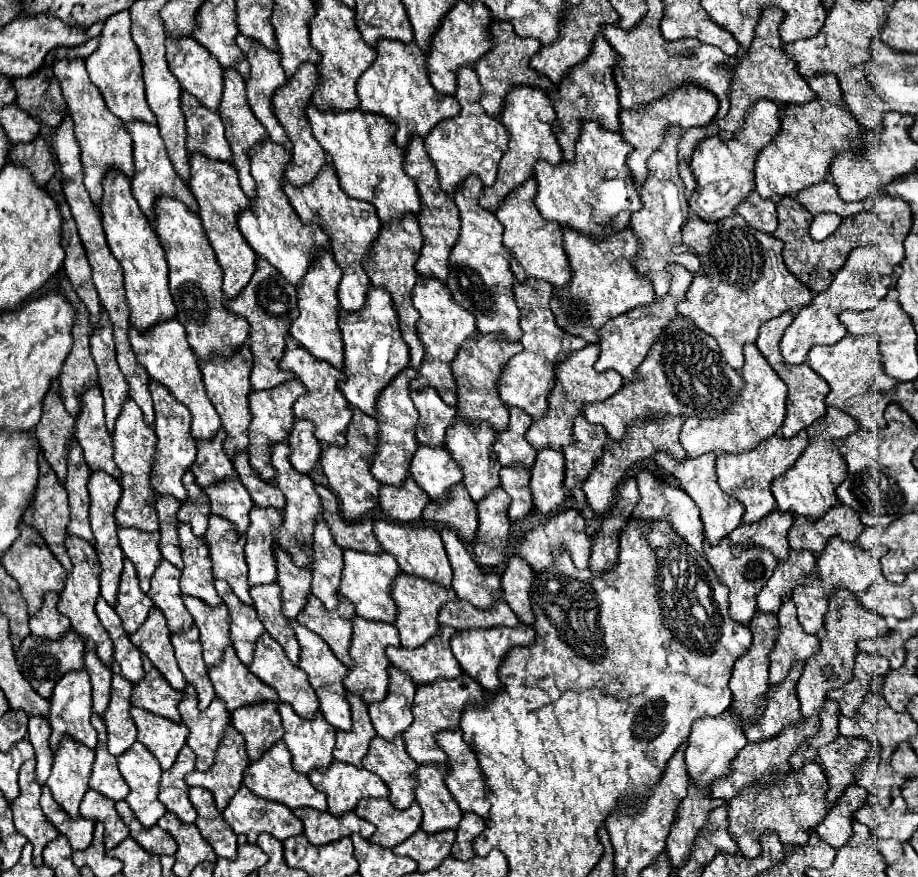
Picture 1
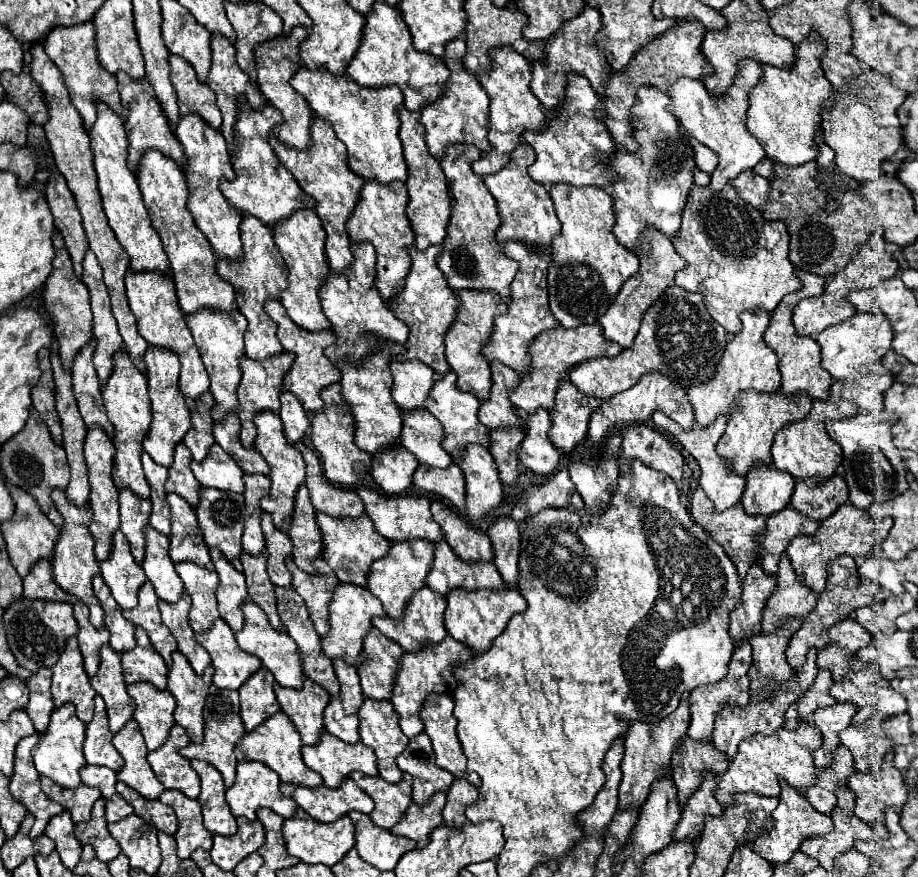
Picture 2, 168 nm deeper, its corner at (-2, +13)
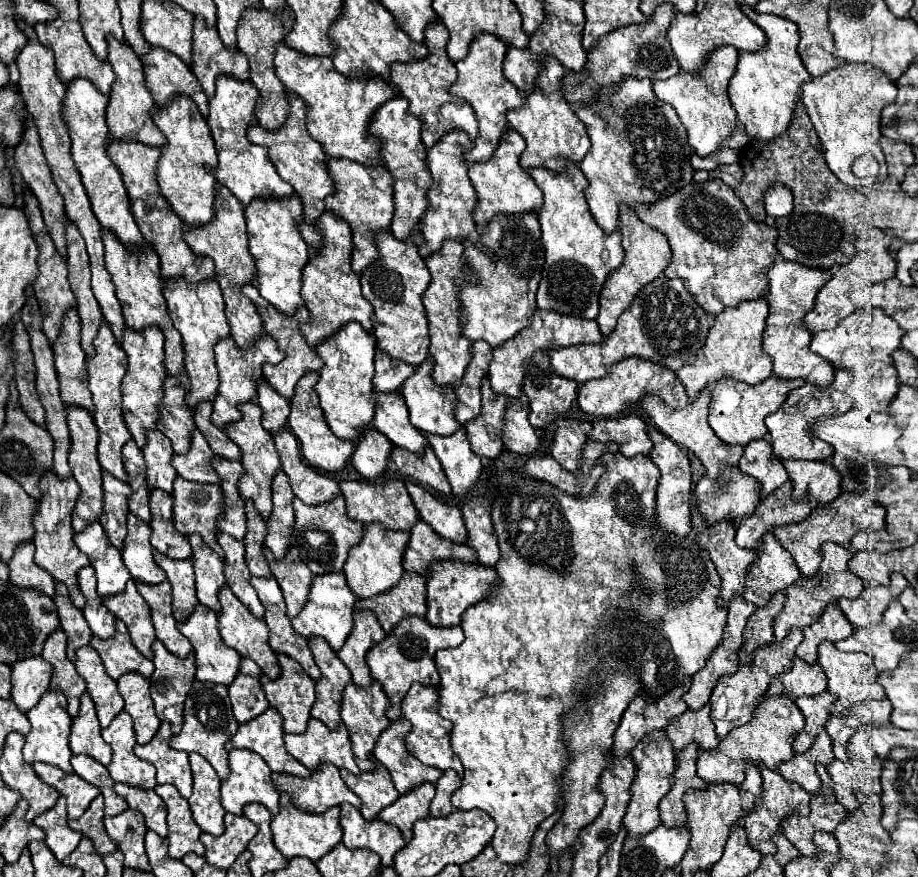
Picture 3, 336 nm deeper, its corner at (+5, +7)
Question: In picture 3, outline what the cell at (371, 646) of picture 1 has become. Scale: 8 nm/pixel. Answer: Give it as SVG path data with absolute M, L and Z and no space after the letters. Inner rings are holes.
M323 574L323 576L315 576L313 586L311 586L311 594L309 594L309 602L305 604L305 608L301 610L301 614L293 620L293 628L305 638L309 640L311 636L319 636L323 638L335 652L339 652L339 648L343 646L343 642L347 640L347 636L353 630L353 608L355 608L355 594L351 594L351 588L347 586L343 574Z

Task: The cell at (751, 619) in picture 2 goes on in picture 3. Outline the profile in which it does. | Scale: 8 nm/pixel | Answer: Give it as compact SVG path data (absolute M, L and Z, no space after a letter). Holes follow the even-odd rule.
M719 522L705 528L697 540L711 554L711 560L723 580L719 608L729 608L731 598L743 596L743 590L747 590L747 572L755 564L757 552L739 548L735 544L735 526L729 522Z

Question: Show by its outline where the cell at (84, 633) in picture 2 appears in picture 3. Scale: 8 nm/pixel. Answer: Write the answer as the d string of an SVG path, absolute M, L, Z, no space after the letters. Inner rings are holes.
M57 582L55 586L55 604L57 604L57 612L59 612L59 620L61 620L61 628L67 634L67 658L71 662L75 662L75 652L81 646L87 646L93 638L91 628L87 626L83 612L77 610L71 604L69 592L65 592L65 586Z

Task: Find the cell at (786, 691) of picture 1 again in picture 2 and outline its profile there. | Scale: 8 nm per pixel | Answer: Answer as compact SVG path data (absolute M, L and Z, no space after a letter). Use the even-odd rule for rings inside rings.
M788 616L774 634L758 632L750 636L752 666L748 670L748 678L752 686L752 700L762 700L766 692L772 692L782 680L788 680L794 674L790 664L786 664L784 652L800 622L802 620L796 616Z

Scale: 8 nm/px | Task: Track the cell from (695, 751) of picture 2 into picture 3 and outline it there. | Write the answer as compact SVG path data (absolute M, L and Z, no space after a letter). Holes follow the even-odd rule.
M709 704L697 712L687 710L679 718L675 718L671 726L665 728L665 732L667 732L667 738L671 740L675 754L679 754L689 744L697 744L699 752L715 750L715 746L719 744L715 736L715 726L709 718Z

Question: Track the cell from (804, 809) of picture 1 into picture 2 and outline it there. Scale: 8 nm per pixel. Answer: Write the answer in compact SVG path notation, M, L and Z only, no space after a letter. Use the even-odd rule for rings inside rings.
M798 718L796 730L778 728L770 736L754 734L754 736L742 740L742 744L738 744L736 756L730 760L728 770L718 776L718 786L714 790L716 800L722 806L730 804L730 802L734 802L732 794L736 794L736 792L754 792L760 796L780 796L782 784L790 784L796 790L804 792L816 780L812 752L814 752L814 748L818 748L818 744L822 744L822 736L820 736L820 730L816 728L816 724L804 722L800 718Z

